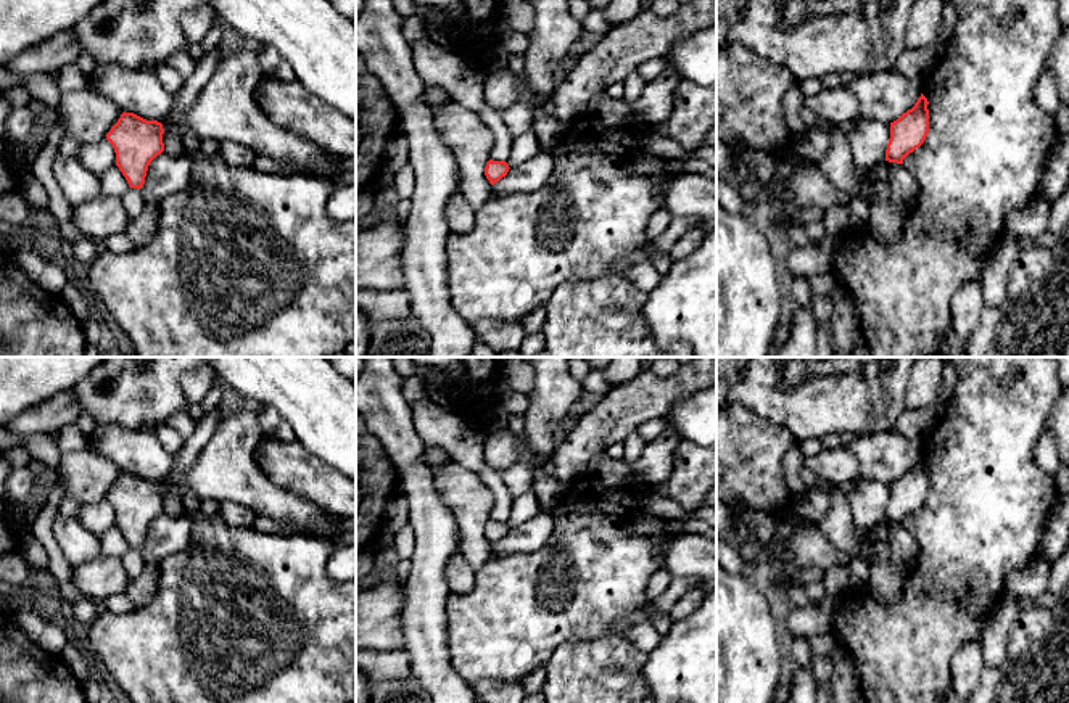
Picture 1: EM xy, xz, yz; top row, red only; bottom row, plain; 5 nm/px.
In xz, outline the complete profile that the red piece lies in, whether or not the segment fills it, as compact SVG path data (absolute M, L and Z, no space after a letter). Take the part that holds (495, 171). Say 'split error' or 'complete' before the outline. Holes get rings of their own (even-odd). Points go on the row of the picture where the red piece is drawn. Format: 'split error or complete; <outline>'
complete; M489 159L485 167L485 175L489 180L489 183L494 185L496 182L507 175L509 169L510 167L506 161Z

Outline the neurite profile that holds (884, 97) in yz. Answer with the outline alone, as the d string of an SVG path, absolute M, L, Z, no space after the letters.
M897 69L860 76L847 87L858 100L861 117L894 122L921 97L921 82Z

